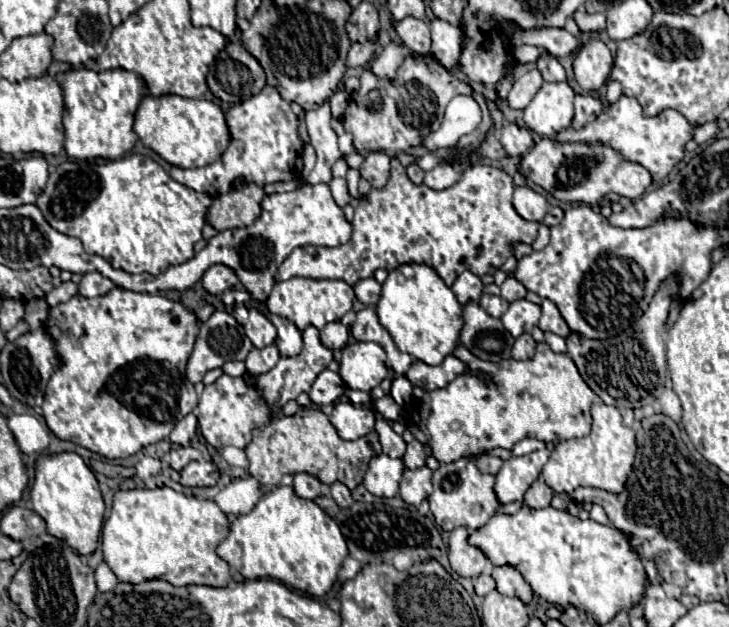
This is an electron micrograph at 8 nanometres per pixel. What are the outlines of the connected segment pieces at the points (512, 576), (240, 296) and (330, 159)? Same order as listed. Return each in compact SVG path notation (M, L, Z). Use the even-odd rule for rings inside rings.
M509 564L495 566L491 576L493 576L495 584L497 584L497 590L503 592L505 596L519 596L525 604L533 598L531 586L525 582L525 578L521 576L521 572L515 570L513 566L509 566Z
M231 289L229 291L224 292L220 296L220 300L225 306L233 306L233 304L243 304L245 303L245 300L249 300L249 294L247 294L246 290L240 291Z
M323 102L315 110L305 112L305 124L309 130L311 146L317 152L317 164L307 176L307 184L319 184L319 182L331 182L331 166L343 158L339 146L337 146L337 134L331 128L331 110L329 102Z

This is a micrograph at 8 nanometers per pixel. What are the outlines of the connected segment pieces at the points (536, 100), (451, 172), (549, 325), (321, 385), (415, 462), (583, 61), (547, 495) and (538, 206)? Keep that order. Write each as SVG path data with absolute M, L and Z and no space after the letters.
M567 82L543 84L533 96L531 104L525 108L525 124L541 136L555 136L559 128L569 128L573 118L573 98L575 92Z
M441 164L441 166L425 172L423 184L433 188L433 190L445 190L445 188L453 186L459 180L459 176L461 174L451 164Z
M543 300L541 310L543 310L543 314L541 314L541 320L539 320L539 328L543 332L553 332L553 334L563 336L563 338L567 338L571 334L567 322L563 320L563 316L559 314L557 306L551 300Z
M327 368L313 382L313 386L309 390L309 396L315 404L323 406L323 404L333 404L339 396L343 396L343 392L345 392L345 384L343 384L341 376Z
M413 440L411 444L407 444L407 452L403 456L403 462L409 470L425 466L425 458L427 458L427 452L425 452L425 446L421 442Z
M589 38L575 52L573 60L575 80L585 90L599 90L607 82L611 66L613 66L613 56L599 38Z
M539 476L531 488L525 492L523 496L523 504L529 506L529 508L547 508L549 502L551 502L551 496L553 496L553 490L545 484L545 480Z
M521 186L515 188L513 194L513 206L517 210L517 214L525 220L533 220L533 222L541 222L549 210L549 202L545 200L545 196L537 194L535 190L531 190L529 186Z

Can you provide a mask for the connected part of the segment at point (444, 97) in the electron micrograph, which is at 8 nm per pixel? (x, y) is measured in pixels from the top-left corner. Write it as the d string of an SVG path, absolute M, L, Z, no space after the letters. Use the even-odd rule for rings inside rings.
M407 52L403 64L397 70L397 78L383 82L383 80L361 80L361 88L357 92L351 94L349 98L349 112L343 114L341 124L347 132L353 134L353 146L357 152L365 154L365 152L387 152L387 154L399 154L405 152L411 146L419 146L419 140L439 128L441 120L443 120L443 112L445 106L451 102L453 96L457 94L465 94L477 100L477 104L481 104L483 110L483 120L477 126L475 132L471 132L471 136L463 136L457 144L457 150L461 152L461 156L473 152L475 148L479 148L481 140L485 138L487 130L491 128L491 118L487 112L487 104L485 98L477 92L473 92L473 88L461 80L457 80L447 68L443 68L433 56L421 56L415 52ZM377 90L379 92L379 102L371 102L369 92Z

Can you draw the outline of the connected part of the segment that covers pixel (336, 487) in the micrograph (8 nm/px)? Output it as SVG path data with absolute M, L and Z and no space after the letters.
M341 482L331 484L331 496L333 496L333 500L335 500L341 508L349 508L349 506L353 504L353 498L351 498L349 488L347 488L345 484L341 484Z

